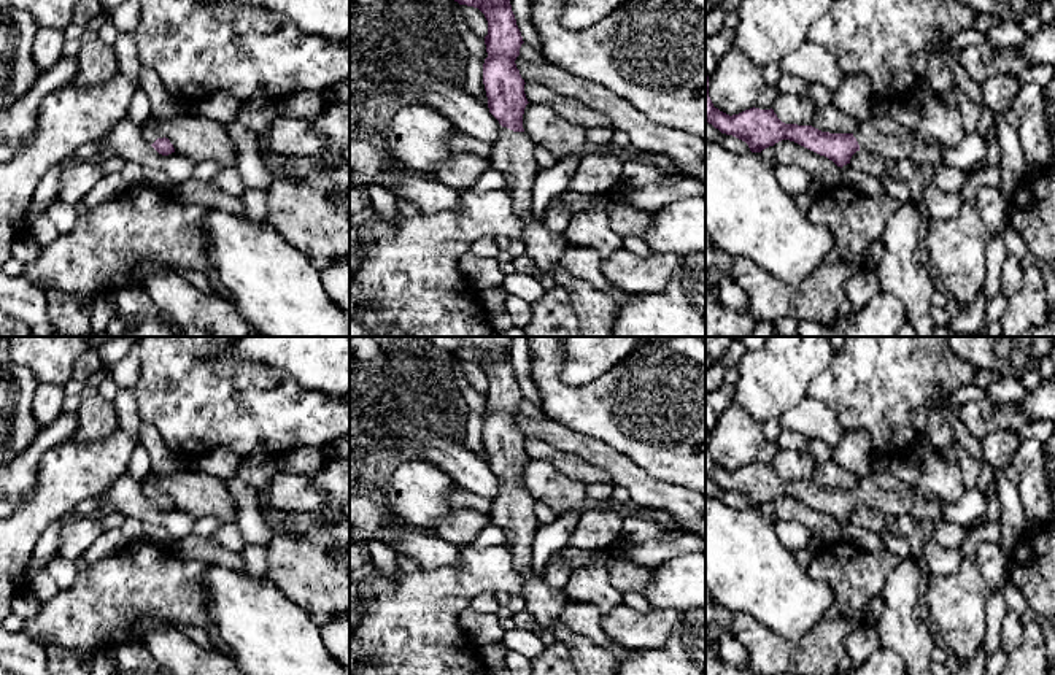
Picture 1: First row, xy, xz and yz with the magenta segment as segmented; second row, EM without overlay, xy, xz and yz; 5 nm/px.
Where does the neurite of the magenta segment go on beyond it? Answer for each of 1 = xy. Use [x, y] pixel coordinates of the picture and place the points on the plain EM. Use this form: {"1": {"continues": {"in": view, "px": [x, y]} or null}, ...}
{"1": {"continues": {"in": "xy", "px": [150, 488]}}}

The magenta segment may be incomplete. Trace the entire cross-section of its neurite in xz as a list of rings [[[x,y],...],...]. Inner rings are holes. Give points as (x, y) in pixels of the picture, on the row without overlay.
[[[462,348],[454,357],[478,364],[488,376],[483,440],[489,469],[502,481],[489,521],[505,532],[505,546],[515,565],[524,572],[526,610],[537,624],[551,629],[556,640],[567,645],[578,675],[613,675],[612,653],[564,624],[562,611],[569,604],[564,589],[550,586],[532,567],[532,543],[540,523],[534,513],[535,500],[523,484],[523,470],[529,457],[515,416],[524,397],[510,354]]]

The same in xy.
[[[148,476],[141,483],[143,494],[162,511],[168,511],[175,508],[173,500],[170,499],[168,494],[165,494],[157,484],[154,476]]]

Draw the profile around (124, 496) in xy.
[[[127,472],[111,483],[102,499],[106,502],[106,508],[121,513],[124,518],[130,516],[141,524],[148,523],[165,527],[175,540],[192,534],[195,524],[194,518],[176,507],[168,511],[159,510],[143,494],[141,483],[132,478]]]

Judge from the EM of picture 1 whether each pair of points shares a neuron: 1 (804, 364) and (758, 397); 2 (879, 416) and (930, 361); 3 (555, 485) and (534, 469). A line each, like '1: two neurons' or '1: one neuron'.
1: one neuron
2: one neuron
3: one neuron

